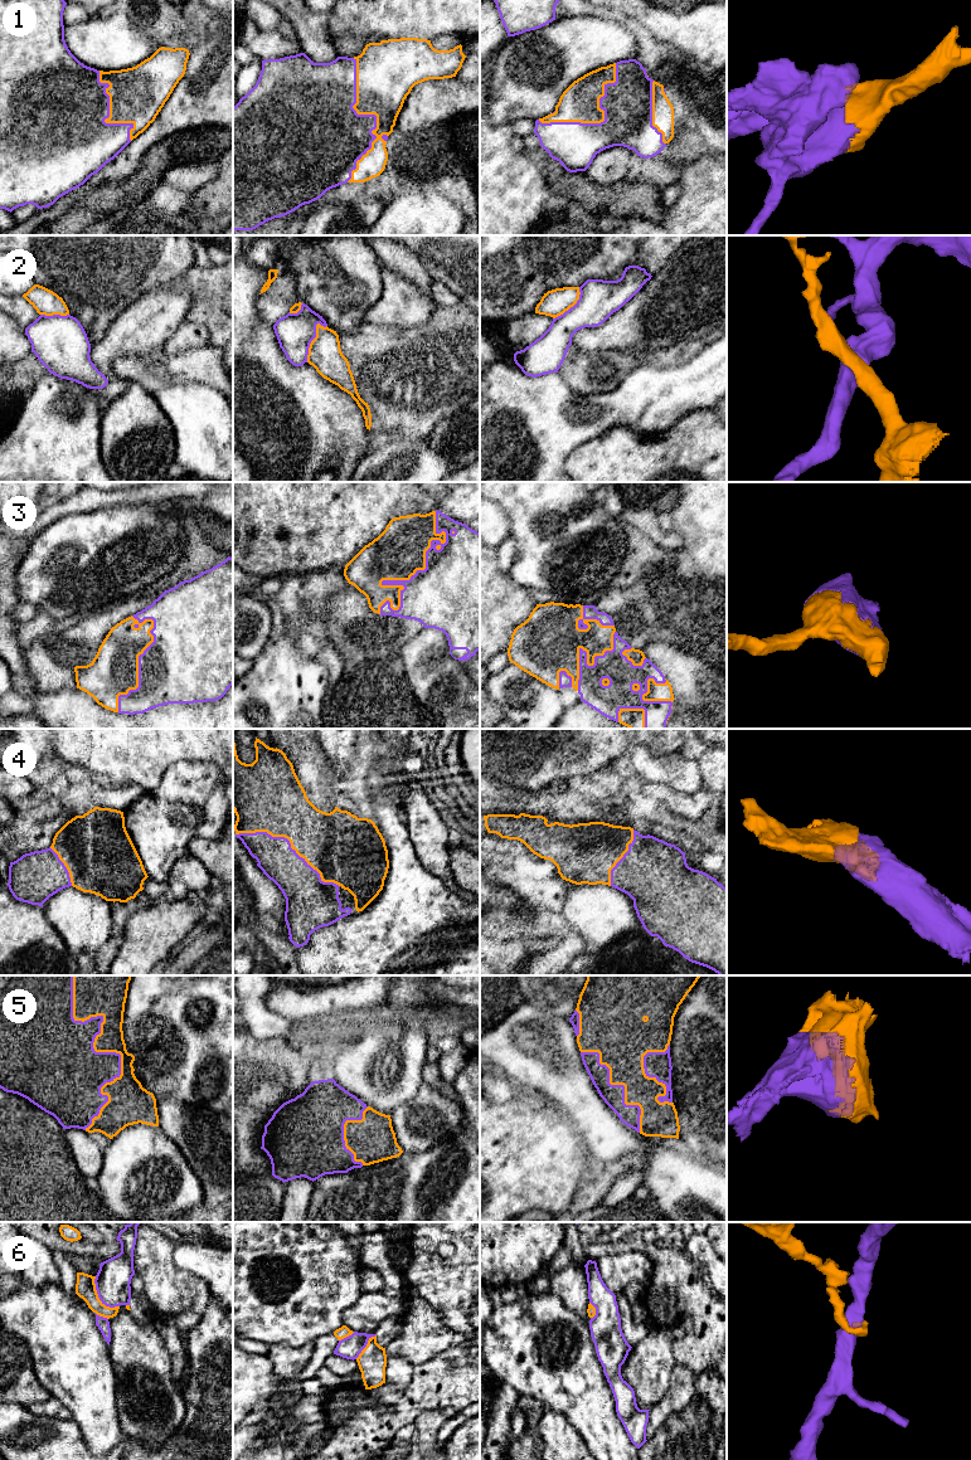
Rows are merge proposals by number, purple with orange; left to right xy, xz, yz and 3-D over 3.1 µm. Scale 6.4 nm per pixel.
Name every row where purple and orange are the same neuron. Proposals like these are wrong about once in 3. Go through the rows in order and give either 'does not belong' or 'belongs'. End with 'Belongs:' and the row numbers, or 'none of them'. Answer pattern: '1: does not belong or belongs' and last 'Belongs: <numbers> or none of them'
1: belongs
2: does not belong
3: belongs
4: belongs
5: belongs
6: does not belong
Belongs: 1, 3, 4, 5

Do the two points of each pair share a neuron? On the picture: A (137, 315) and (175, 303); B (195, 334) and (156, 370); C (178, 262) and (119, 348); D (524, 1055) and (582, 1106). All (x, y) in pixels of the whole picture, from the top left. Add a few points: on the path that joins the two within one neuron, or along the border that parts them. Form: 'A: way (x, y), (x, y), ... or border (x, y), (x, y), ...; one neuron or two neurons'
A: way (146, 315), (154, 315), (166, 306); one neuron
B: border (203, 346), (175, 354), (166, 354), (161, 349); two neurons
C: border (178, 278), (154, 287), (135, 300); two neurons
D: way (538, 1062), (568, 1093); one neuron

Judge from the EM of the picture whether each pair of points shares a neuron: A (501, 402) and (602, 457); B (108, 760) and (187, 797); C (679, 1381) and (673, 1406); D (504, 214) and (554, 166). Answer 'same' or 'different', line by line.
A: different
B: different
C: same
D: different

